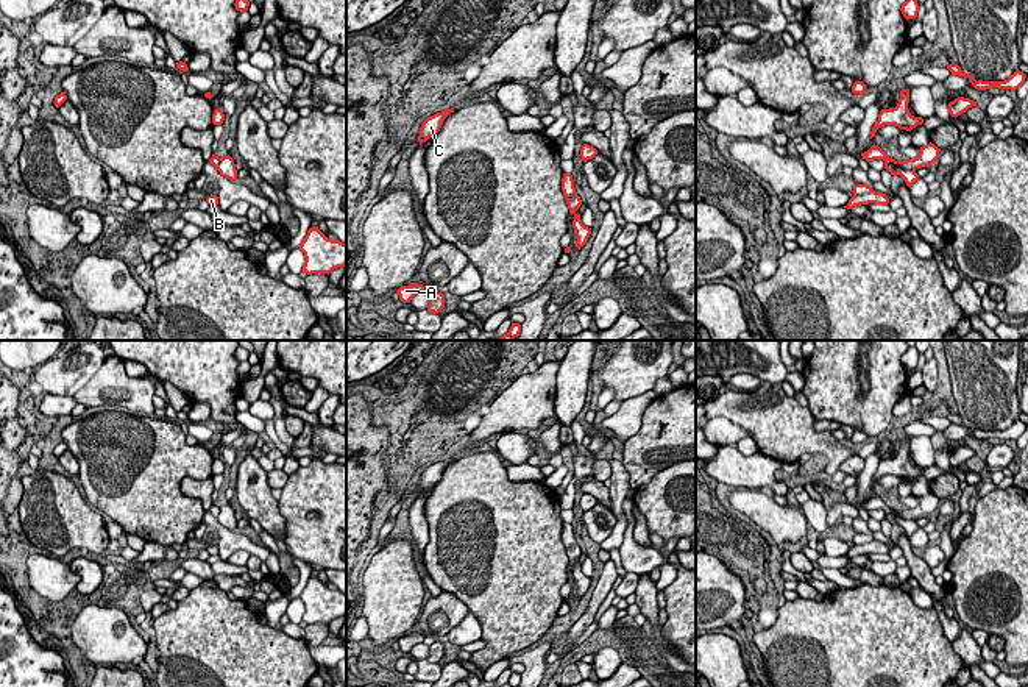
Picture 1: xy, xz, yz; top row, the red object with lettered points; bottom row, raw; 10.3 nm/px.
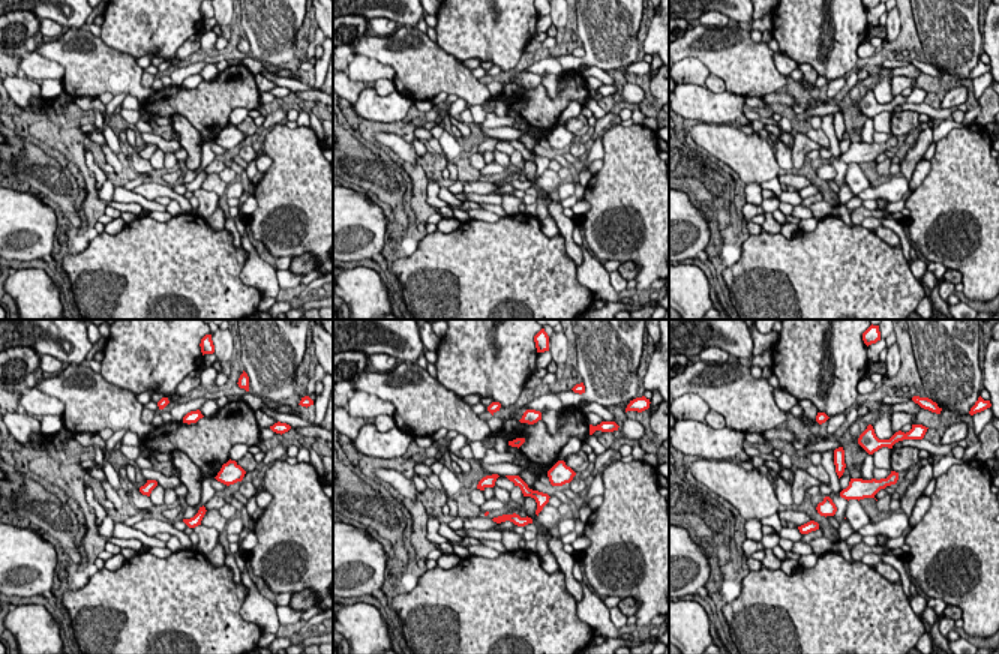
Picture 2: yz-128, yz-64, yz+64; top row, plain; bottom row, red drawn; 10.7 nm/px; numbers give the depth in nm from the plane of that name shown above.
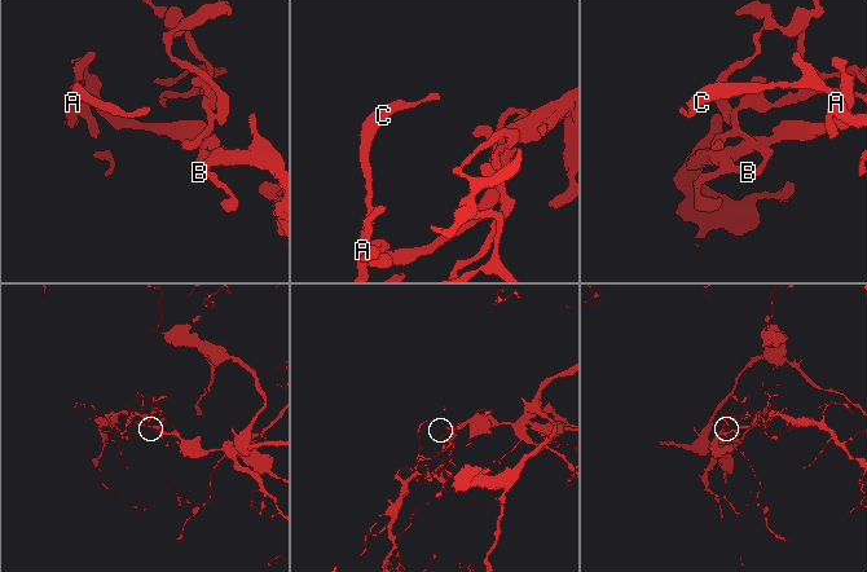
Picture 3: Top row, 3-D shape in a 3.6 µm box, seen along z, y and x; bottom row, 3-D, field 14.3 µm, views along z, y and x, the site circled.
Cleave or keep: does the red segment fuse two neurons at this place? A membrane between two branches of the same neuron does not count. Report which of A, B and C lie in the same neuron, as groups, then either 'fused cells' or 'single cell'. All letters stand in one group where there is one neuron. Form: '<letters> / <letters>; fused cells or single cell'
A B C; single cell

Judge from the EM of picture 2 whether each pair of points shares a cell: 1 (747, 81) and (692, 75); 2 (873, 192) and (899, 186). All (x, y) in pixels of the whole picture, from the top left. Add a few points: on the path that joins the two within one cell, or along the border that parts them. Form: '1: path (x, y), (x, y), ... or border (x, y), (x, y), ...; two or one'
1: border (684, 57), (696, 57), (711, 74); two
2: path (879, 192), (893, 189); one

